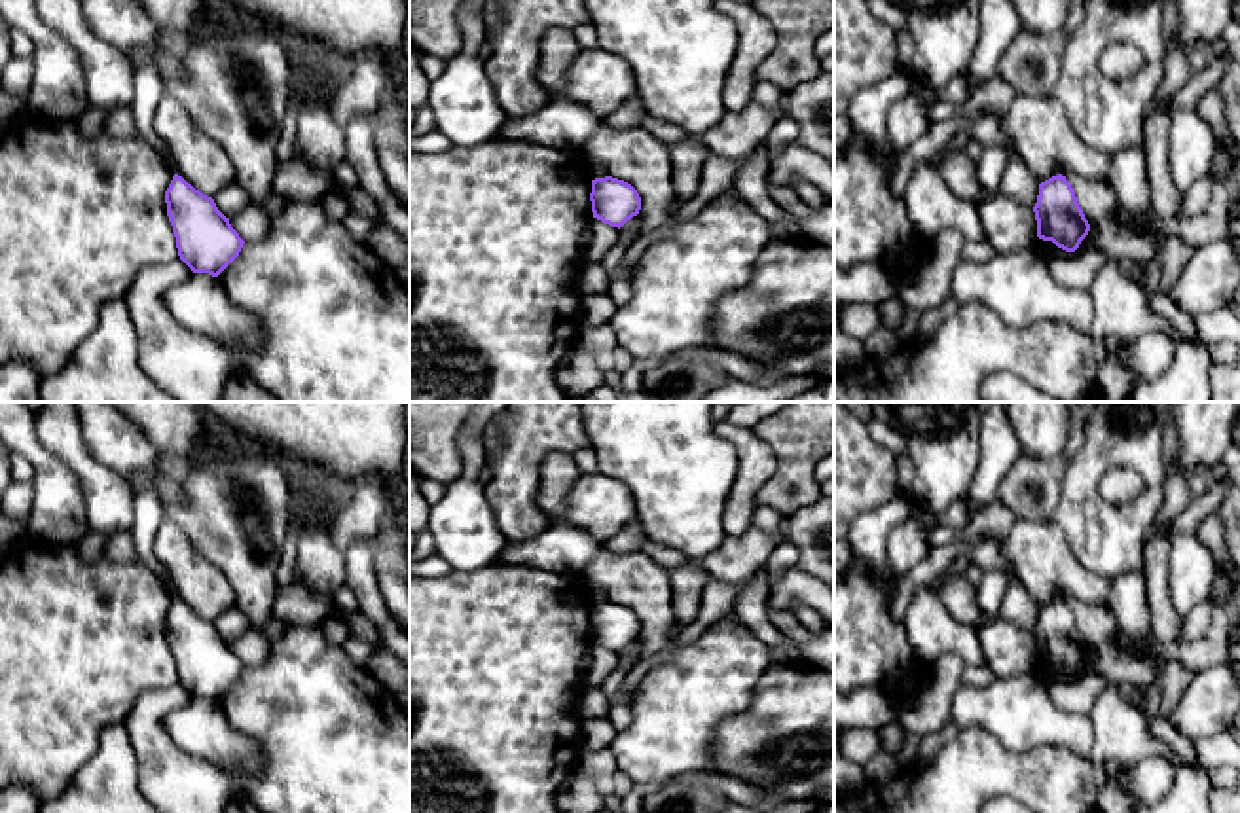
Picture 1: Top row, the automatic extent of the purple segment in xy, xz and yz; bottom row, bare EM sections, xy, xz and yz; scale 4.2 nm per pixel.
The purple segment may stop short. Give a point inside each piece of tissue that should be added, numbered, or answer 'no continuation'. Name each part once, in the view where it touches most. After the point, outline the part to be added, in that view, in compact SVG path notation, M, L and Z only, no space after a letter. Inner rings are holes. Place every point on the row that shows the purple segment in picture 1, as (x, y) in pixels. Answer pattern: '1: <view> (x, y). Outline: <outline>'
no continuation

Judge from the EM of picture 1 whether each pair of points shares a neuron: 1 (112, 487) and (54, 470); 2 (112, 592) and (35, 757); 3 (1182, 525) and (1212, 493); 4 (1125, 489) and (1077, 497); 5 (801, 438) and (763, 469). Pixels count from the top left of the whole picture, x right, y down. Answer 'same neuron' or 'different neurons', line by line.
1: different neurons
2: same neuron
3: same neuron
4: different neurons
5: different neurons

